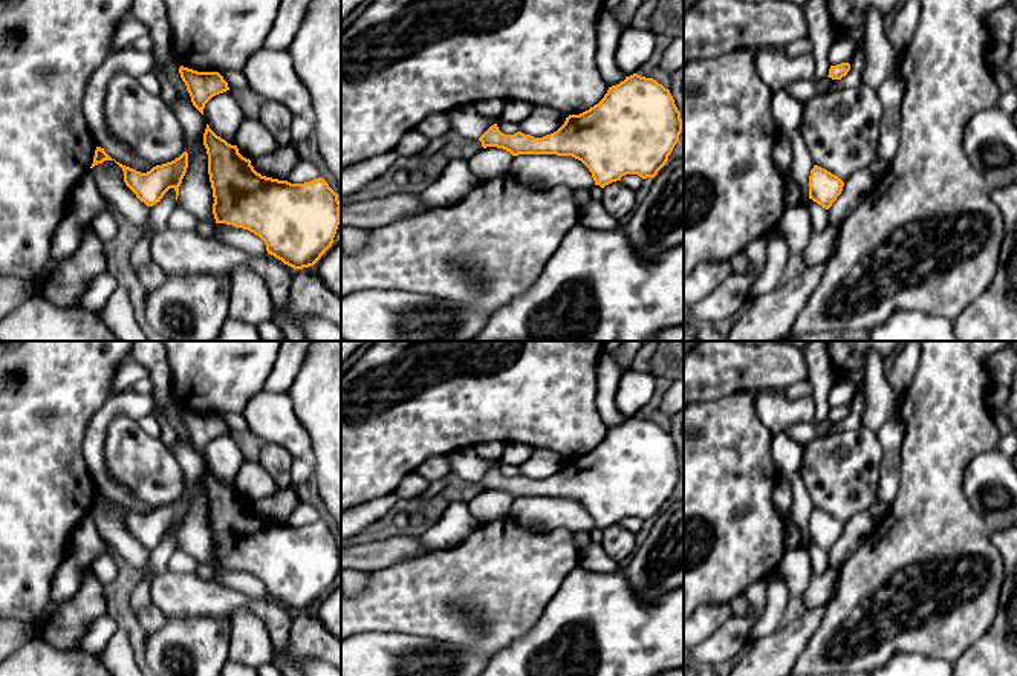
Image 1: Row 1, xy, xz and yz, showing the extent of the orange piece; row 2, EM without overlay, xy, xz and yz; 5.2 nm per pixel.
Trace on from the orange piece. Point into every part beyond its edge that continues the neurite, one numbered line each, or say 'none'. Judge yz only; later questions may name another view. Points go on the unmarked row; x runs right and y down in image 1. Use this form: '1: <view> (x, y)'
none

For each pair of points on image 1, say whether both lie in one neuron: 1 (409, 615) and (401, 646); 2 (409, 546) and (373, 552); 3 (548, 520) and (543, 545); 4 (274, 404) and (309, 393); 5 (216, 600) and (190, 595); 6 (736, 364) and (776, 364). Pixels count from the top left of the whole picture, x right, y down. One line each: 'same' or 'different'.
1: different
2: same
3: different
4: different
5: same
6: same

